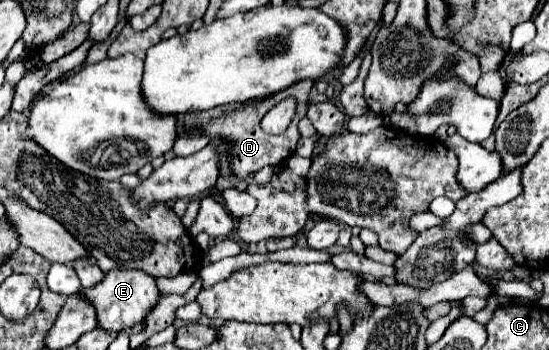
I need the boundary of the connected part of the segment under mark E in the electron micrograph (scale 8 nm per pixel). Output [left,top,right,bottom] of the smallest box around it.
[81,269,161,333]

